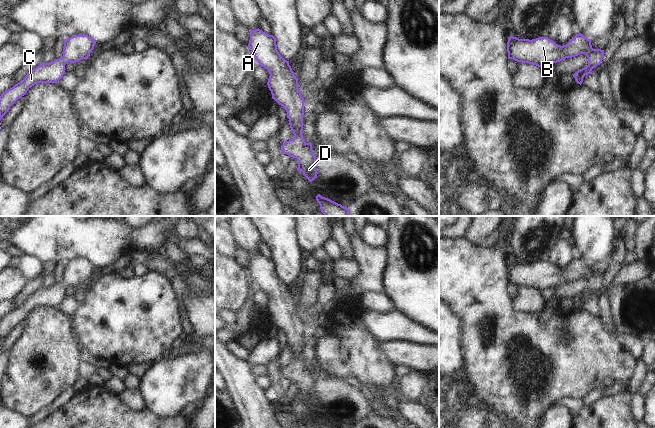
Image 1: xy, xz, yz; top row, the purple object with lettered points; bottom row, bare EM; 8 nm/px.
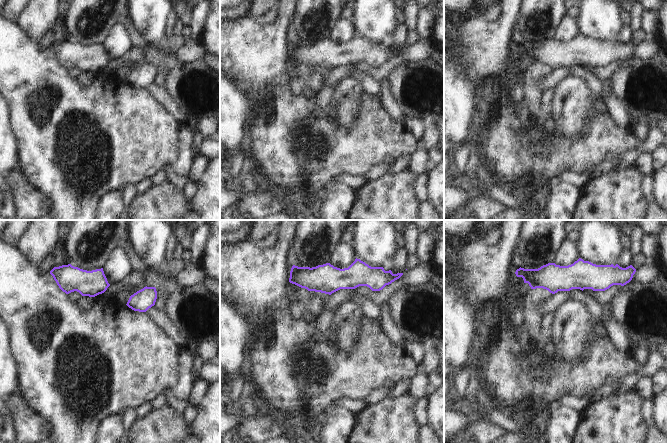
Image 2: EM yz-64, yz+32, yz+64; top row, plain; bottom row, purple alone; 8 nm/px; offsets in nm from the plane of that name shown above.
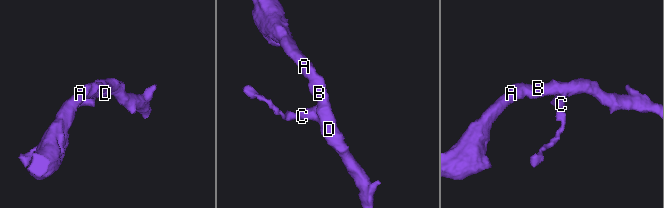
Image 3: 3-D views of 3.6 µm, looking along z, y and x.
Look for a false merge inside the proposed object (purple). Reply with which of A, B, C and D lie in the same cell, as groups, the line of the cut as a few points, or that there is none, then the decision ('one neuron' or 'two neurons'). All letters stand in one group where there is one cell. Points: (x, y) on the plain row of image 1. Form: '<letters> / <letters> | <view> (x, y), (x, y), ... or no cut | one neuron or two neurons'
A B C D | no cut | one neuron

